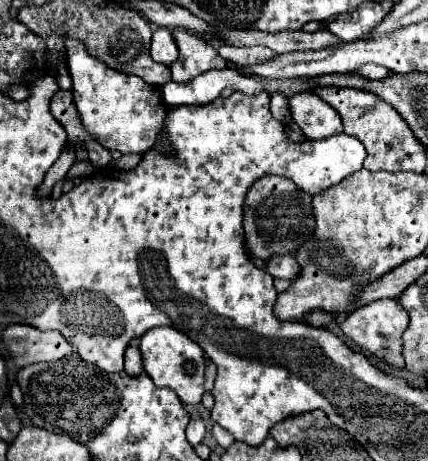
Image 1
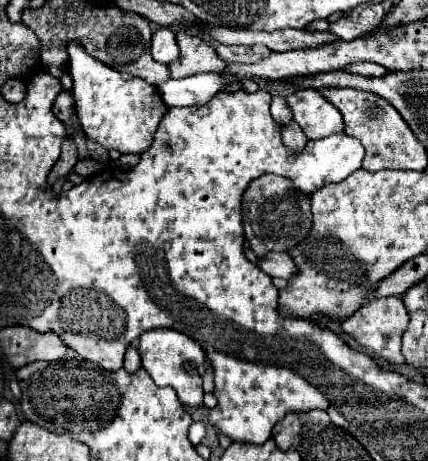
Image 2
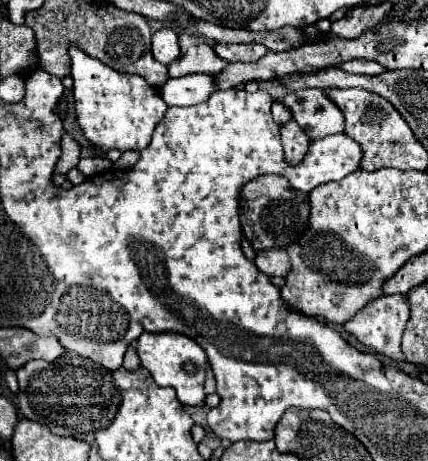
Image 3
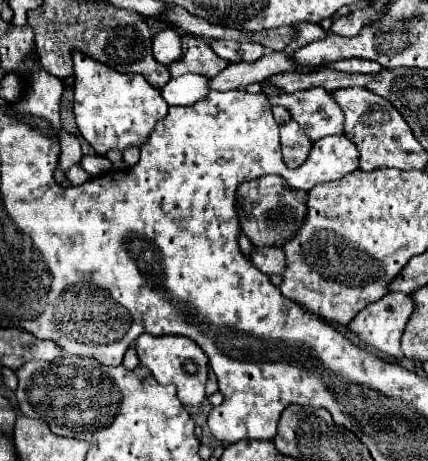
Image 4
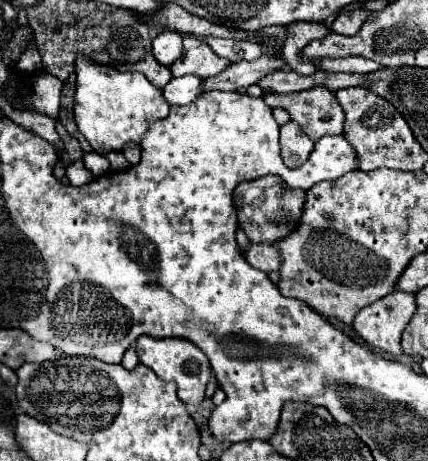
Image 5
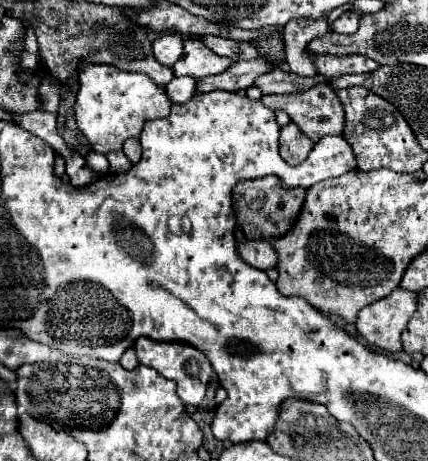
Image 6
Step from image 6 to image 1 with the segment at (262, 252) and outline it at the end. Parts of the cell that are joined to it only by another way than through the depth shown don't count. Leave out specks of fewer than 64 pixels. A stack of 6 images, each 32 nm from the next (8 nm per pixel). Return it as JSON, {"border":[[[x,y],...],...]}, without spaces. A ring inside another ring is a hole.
{"border":[[[272,256],[266,264],[266,270],[274,278],[288,278],[288,280],[296,280],[296,276],[300,276],[302,272],[294,256]]]}

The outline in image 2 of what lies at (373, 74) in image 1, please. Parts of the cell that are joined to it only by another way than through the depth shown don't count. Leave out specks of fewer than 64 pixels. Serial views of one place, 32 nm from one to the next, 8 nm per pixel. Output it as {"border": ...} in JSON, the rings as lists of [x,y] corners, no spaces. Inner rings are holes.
{"border":[[[362,62],[362,64],[354,64],[354,66],[348,66],[346,68],[348,72],[352,74],[360,74],[360,76],[366,76],[366,78],[378,78],[378,76],[384,76],[388,70],[380,64],[372,64],[372,62]]]}

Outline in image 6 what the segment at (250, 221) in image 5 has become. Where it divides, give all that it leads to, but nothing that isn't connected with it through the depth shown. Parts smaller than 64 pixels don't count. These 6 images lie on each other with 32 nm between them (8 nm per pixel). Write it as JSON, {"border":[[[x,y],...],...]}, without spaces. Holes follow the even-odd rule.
{"border":[[[262,176],[256,180],[242,180],[236,184],[232,192],[234,210],[238,218],[238,226],[246,234],[248,240],[268,240],[284,236],[298,220],[306,190],[304,188],[288,188],[280,182],[278,176]]]}

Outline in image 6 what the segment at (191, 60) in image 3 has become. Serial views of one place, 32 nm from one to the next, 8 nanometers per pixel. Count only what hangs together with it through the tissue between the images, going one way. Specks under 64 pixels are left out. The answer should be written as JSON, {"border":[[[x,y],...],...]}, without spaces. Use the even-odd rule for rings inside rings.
{"border":[[[184,38],[184,54],[182,64],[174,64],[174,76],[212,76],[224,72],[232,64],[230,58],[214,54],[200,38]]]}

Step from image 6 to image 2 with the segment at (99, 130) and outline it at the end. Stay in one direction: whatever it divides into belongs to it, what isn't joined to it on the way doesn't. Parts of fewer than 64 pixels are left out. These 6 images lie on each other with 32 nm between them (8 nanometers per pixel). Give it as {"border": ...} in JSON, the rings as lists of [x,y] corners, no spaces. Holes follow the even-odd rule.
{"border":[[[68,42],[68,72],[74,80],[74,106],[82,130],[88,138],[102,144],[106,150],[118,150],[122,154],[142,154],[152,146],[154,130],[166,114],[166,104],[158,92],[142,78],[116,72],[100,60],[88,56],[76,42]]]}

